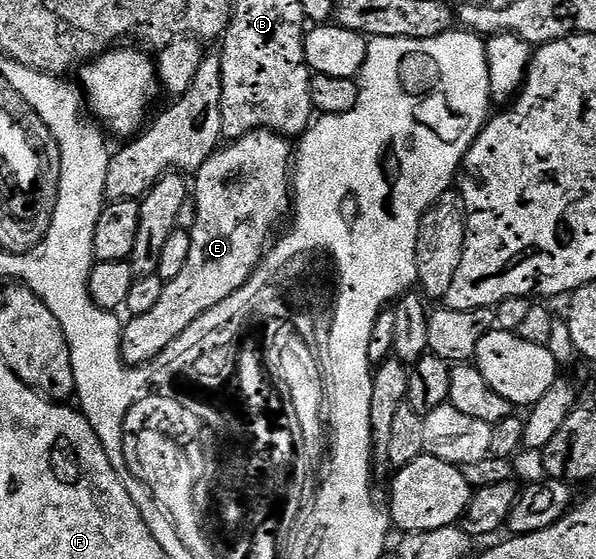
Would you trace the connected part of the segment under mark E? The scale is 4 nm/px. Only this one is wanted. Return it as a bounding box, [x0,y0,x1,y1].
[120,130,294,366]

